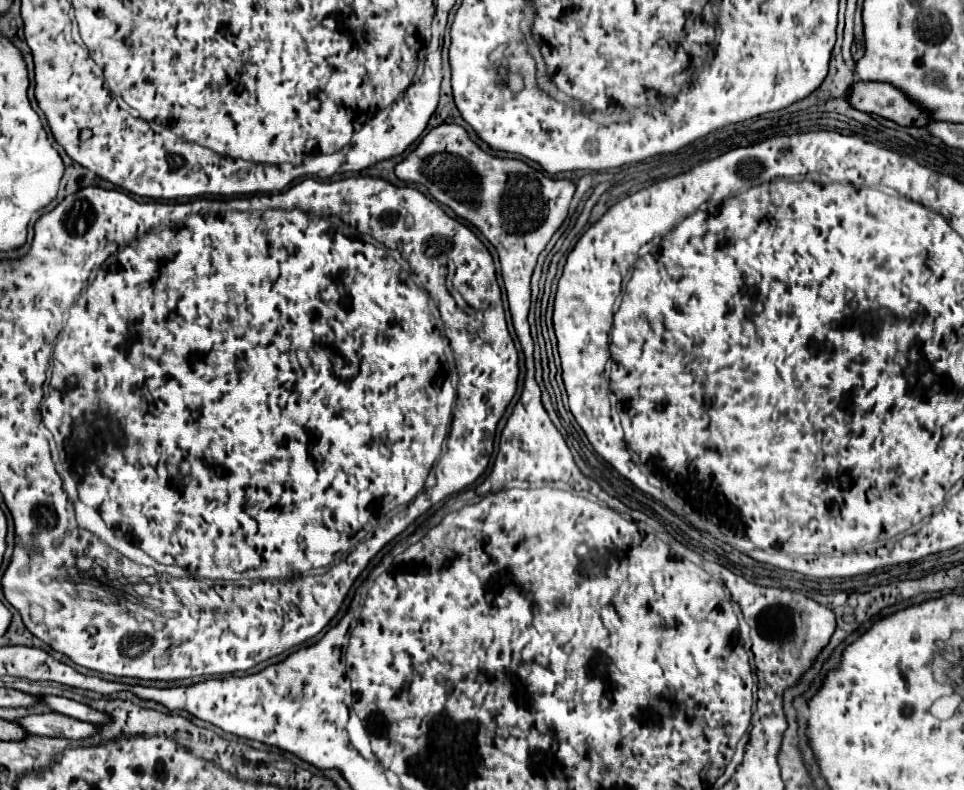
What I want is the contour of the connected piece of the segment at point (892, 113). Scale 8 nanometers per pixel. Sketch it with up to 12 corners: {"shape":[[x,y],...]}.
{"shape":[[854,83],[848,103],[898,125],[930,119],[888,83]]}

